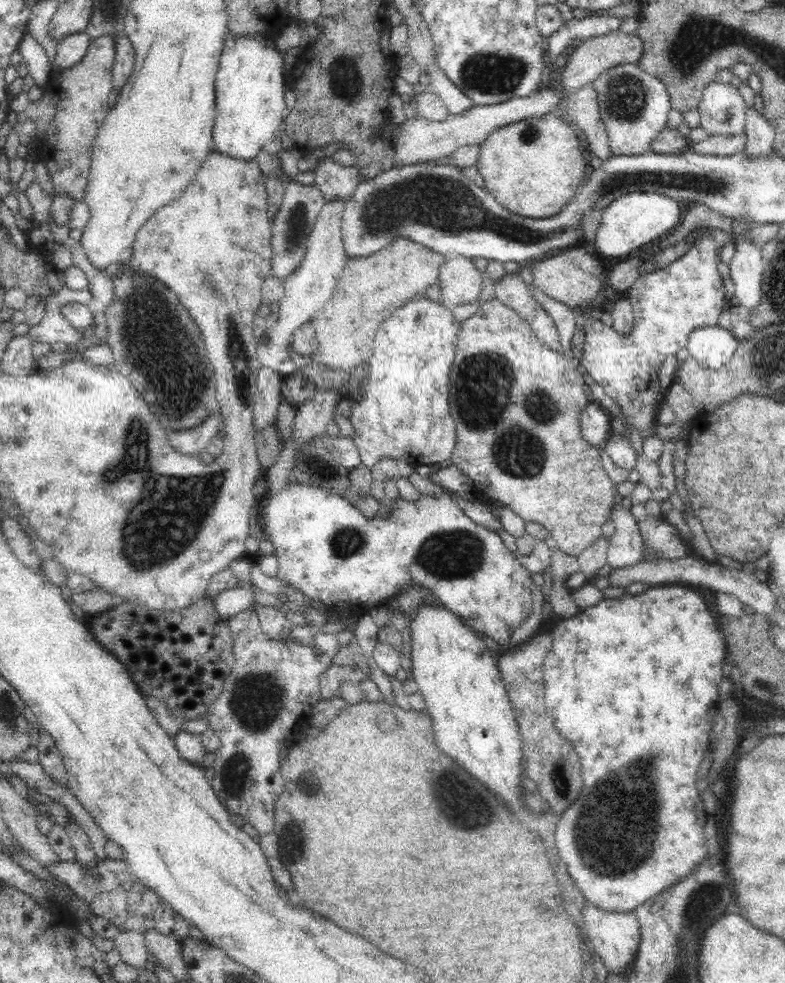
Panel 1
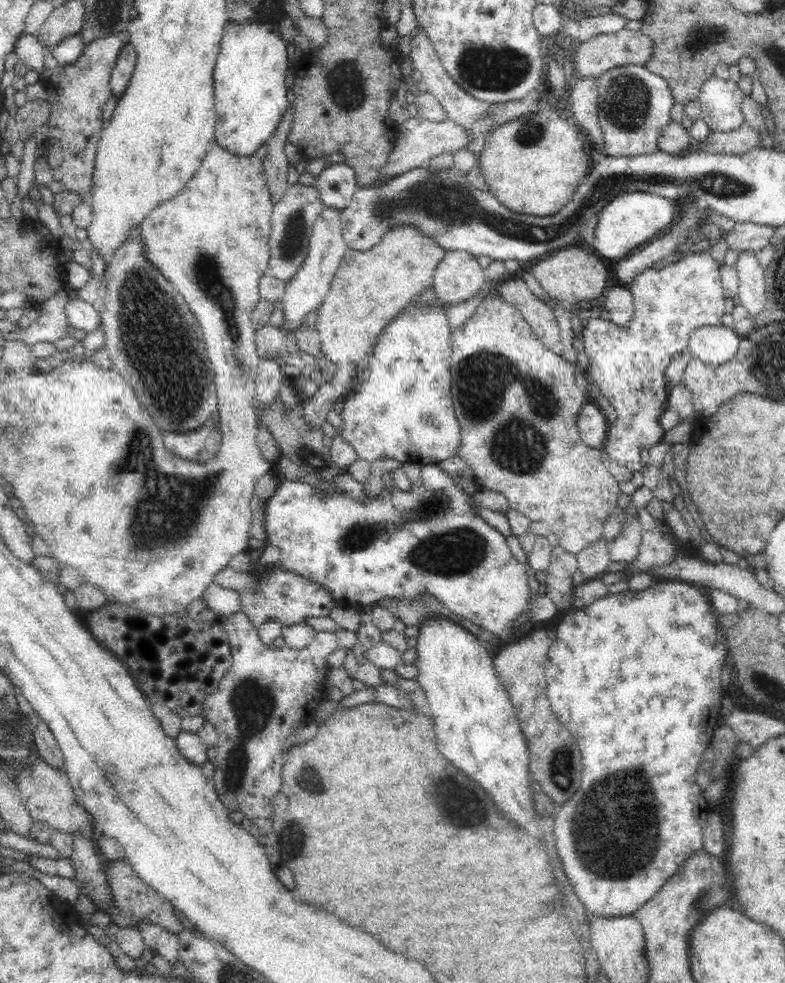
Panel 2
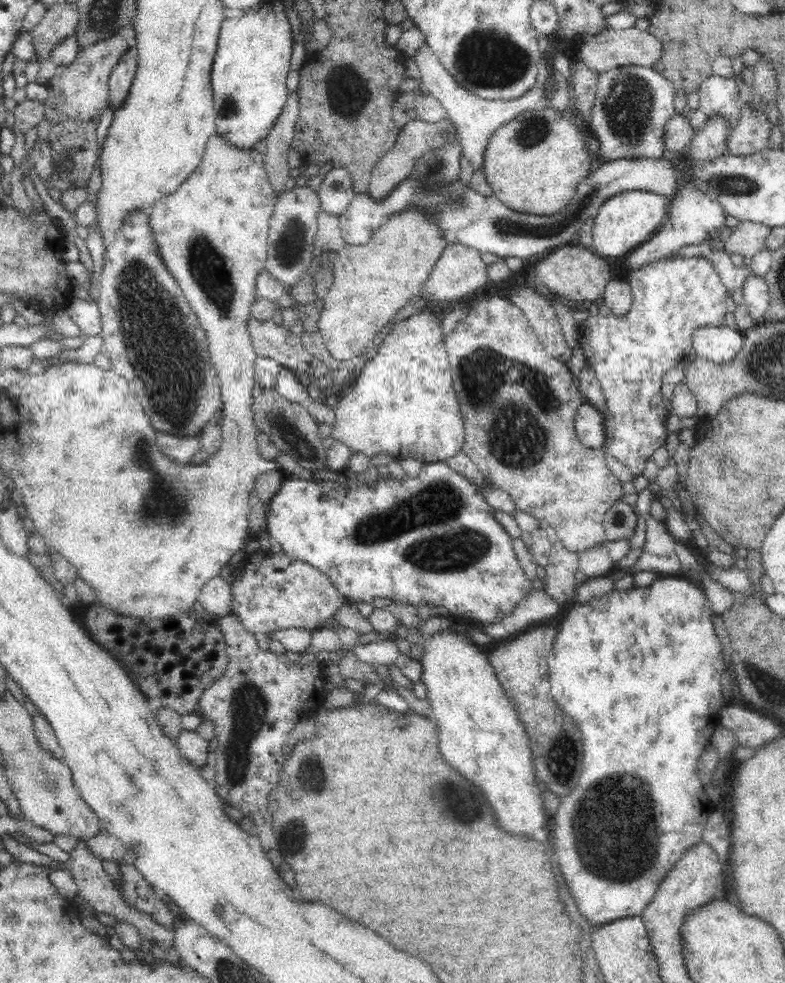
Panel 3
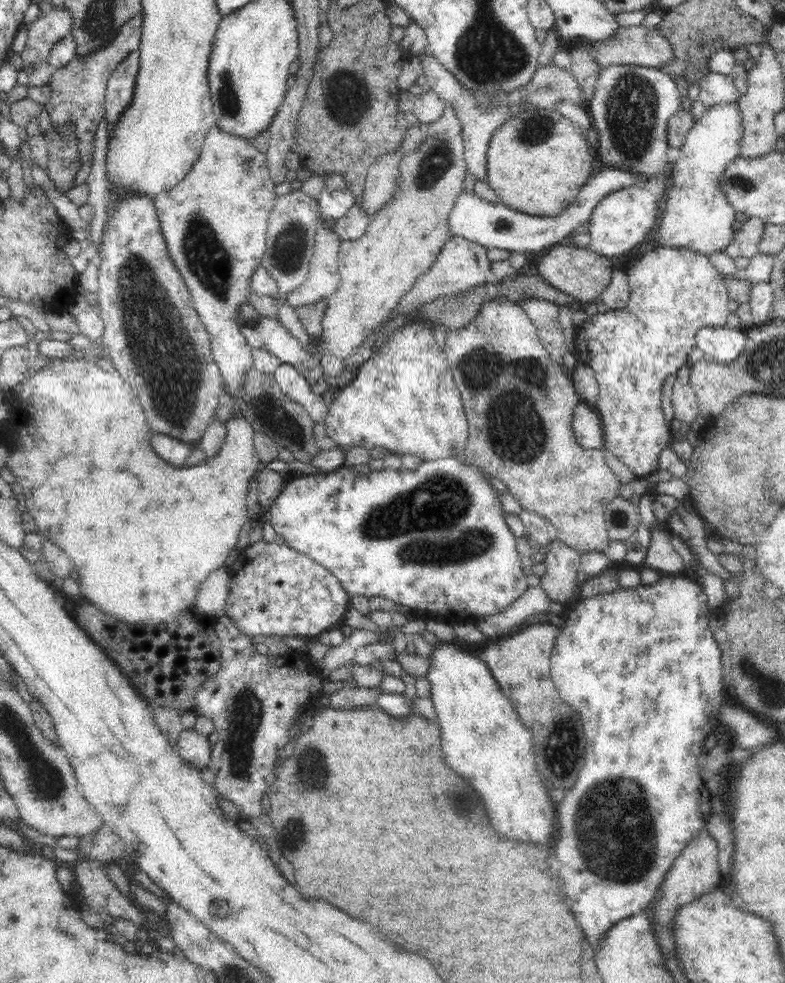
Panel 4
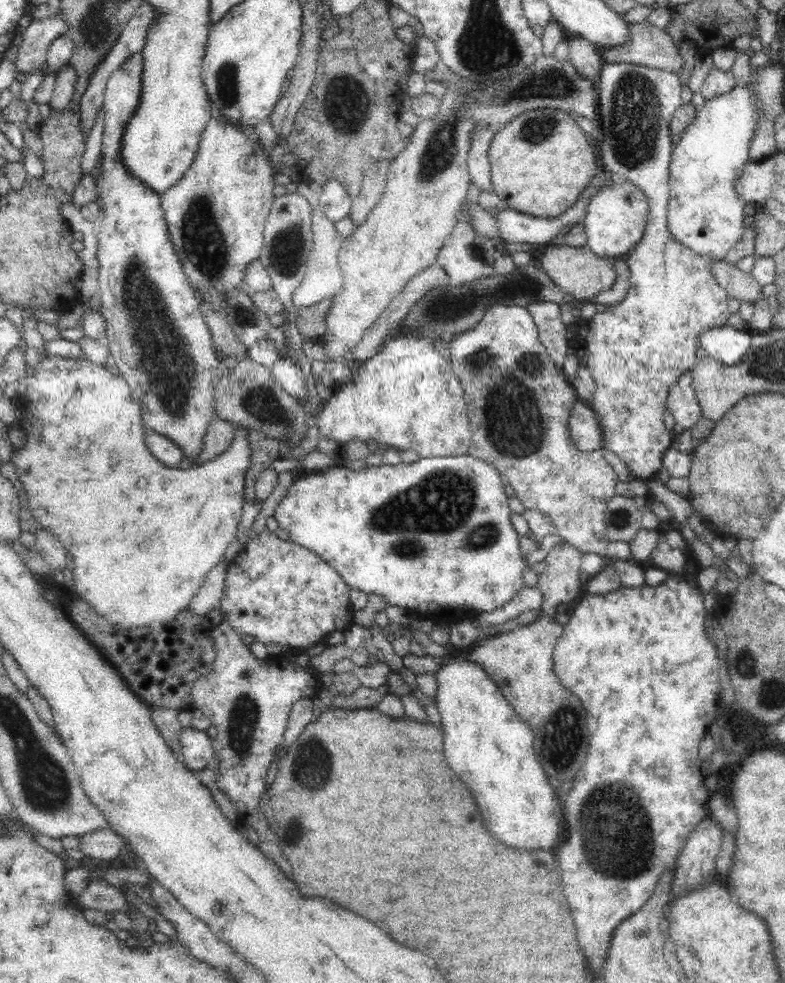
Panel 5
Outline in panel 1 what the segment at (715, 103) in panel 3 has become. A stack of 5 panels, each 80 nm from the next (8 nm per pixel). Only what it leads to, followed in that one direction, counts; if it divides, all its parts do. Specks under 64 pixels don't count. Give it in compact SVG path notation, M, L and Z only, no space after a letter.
M714 80L704 89L700 106L700 127L707 136L738 136L745 128L746 112L738 88Z

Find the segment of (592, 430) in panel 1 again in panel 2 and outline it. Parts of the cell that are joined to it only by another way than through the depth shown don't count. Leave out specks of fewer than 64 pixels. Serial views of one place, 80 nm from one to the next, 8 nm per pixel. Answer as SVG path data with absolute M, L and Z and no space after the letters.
M591 401L584 403L579 412L577 425L584 445L603 450L609 426L598 405Z

